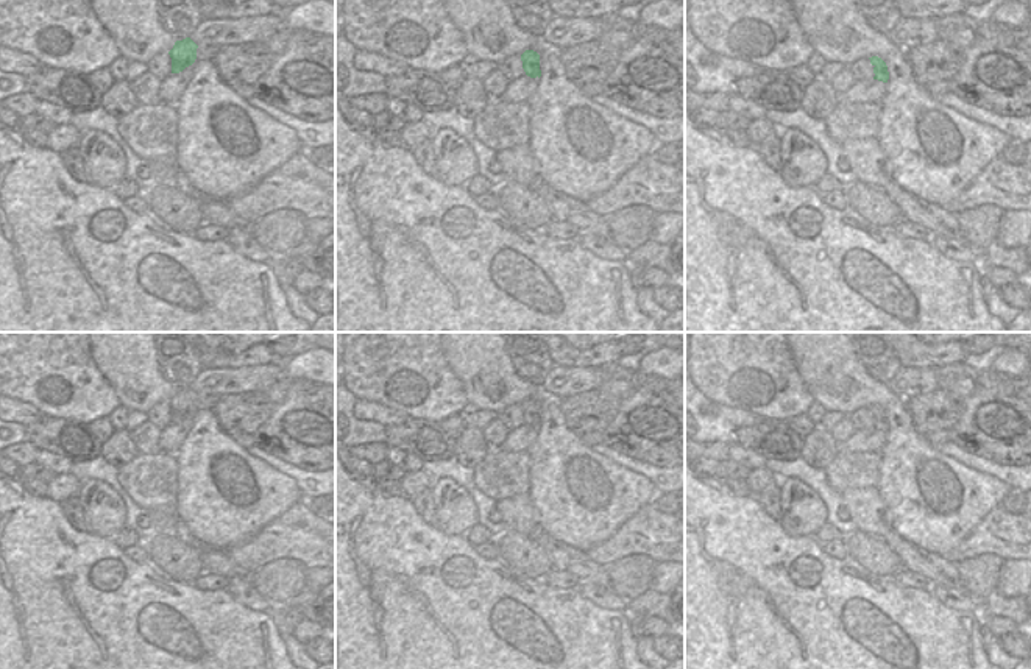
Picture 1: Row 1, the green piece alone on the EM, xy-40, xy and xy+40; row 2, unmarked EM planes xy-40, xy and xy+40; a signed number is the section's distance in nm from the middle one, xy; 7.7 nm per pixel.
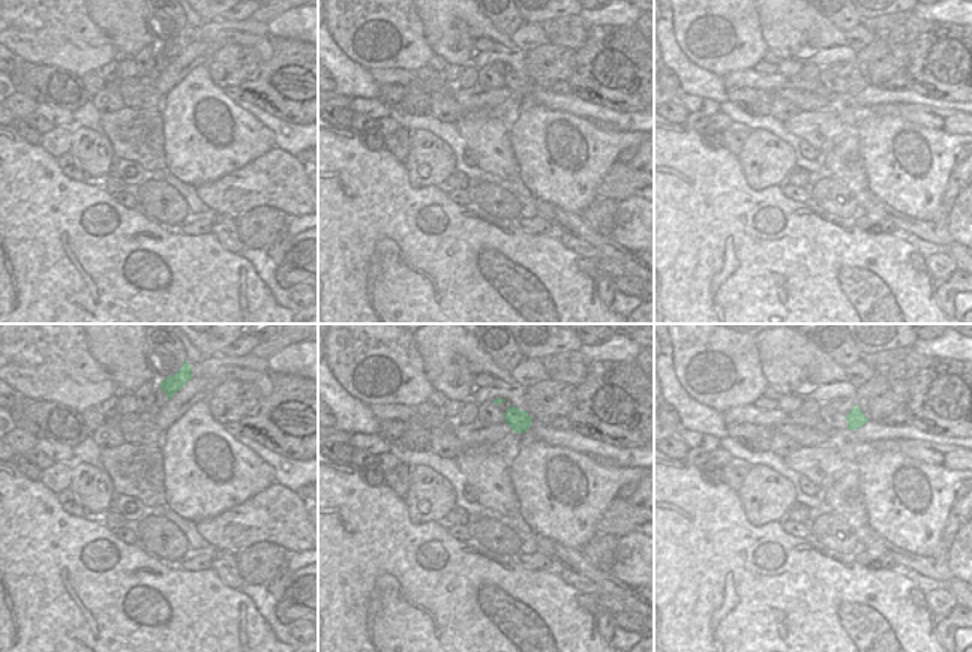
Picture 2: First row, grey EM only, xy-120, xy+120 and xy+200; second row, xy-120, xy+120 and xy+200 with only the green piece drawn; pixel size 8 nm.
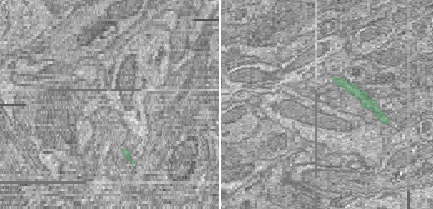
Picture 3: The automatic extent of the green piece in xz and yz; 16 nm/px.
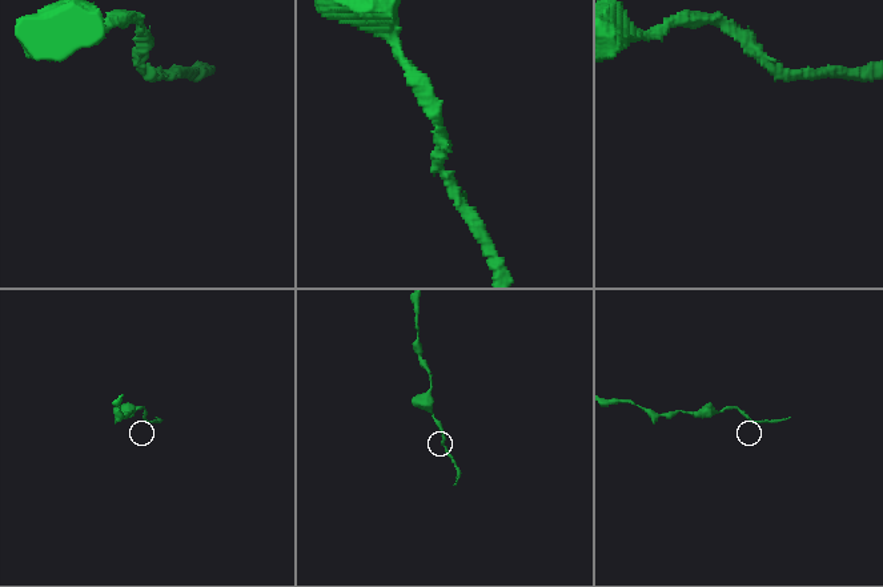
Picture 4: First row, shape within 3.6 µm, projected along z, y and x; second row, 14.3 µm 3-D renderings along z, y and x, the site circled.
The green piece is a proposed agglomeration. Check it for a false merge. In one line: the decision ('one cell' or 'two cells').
two cells

